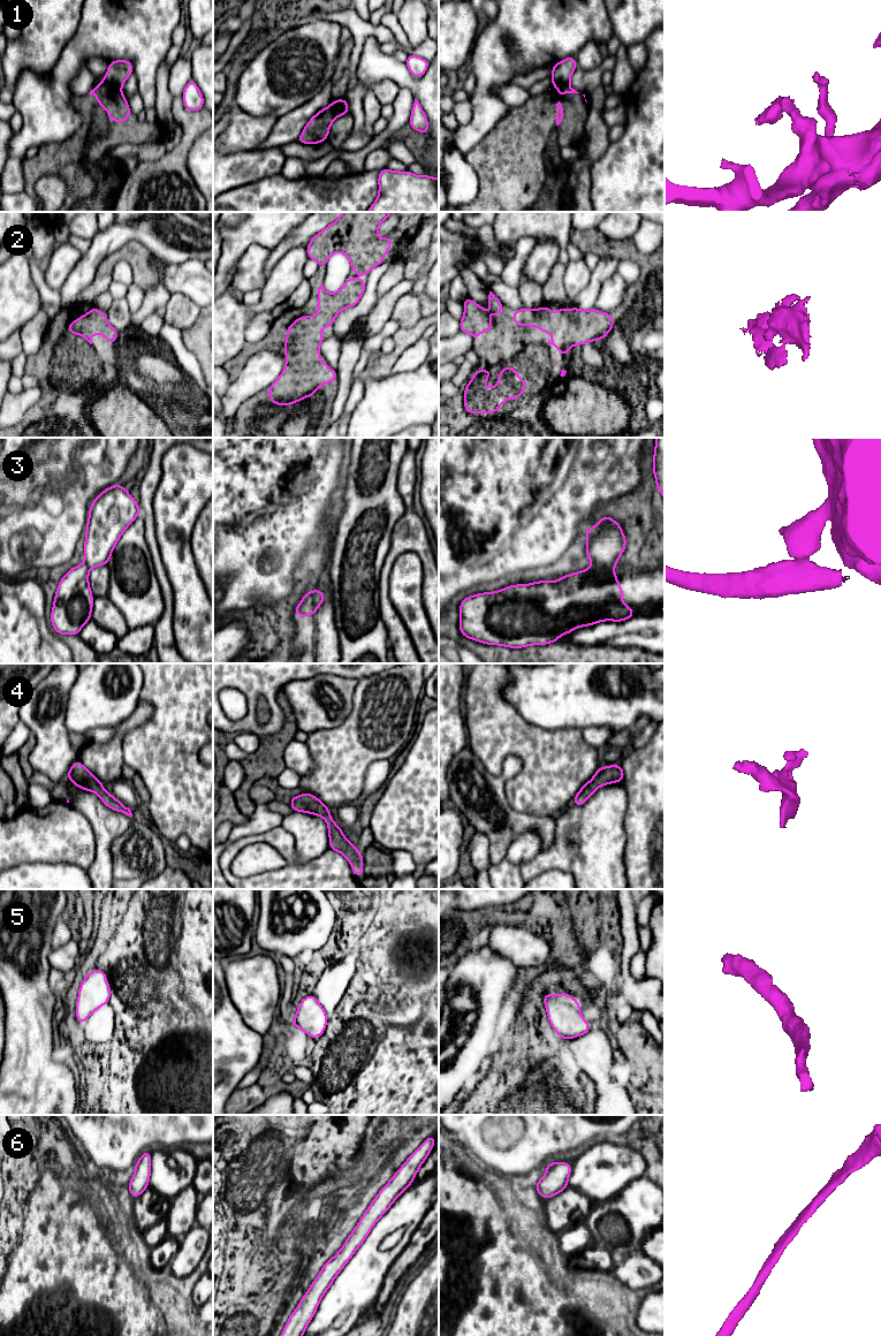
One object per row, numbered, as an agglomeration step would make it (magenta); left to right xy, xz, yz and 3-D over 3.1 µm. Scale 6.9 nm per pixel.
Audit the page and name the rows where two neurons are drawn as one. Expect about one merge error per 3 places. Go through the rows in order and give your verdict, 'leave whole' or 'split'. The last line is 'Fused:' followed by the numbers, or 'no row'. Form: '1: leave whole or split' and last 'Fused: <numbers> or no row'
1: split
2: leave whole
3: split
4: leave whole
5: leave whole
6: leave whole
Fused: 1, 3

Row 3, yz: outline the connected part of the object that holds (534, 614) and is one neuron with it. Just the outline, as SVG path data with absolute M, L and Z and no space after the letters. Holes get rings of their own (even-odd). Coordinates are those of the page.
M613 564L610 567L590 567L586 570L572 572L570 575L563 576L562 578L555 582L544 579L541 582L532 582L531 584L526 584L526 585L519 585L519 584L510 585L496 592L485 592L485 593L469 595L460 604L461 620L460 620L458 627L460 627L461 633L465 638L470 638L476 642L488 644L488 645L501 645L510 648L522 648L530 645L552 644L554 642L557 642L560 636L570 633L578 627L593 625L601 621L616 621L616 622L625 621L635 616L635 612L633 612L633 608L631 608L630 606L625 606L623 604L623 600L622 600L623 587L617 582L617 575L612 571L612 569L615 567L616 564Z

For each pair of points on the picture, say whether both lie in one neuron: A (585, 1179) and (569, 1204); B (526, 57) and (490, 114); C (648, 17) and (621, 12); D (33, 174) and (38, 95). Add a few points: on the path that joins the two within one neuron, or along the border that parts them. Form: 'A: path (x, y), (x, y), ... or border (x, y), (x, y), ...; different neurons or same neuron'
A: border (568, 1188), (579, 1190), (593, 1202); different neurons
B: path (510, 65), (487, 88), (487, 98); same neuron
C: path (642, 16), (628, 12); same neuron
D: border (65, 139), (58, 143), (44, 143), (38, 147); different neurons

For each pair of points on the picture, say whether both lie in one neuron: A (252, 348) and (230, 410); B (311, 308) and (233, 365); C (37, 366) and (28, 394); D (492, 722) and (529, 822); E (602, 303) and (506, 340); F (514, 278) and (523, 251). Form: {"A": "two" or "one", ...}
{"A": "two", "B": "one", "C": "two", "D": "two", "E": "two", "F": "one"}

